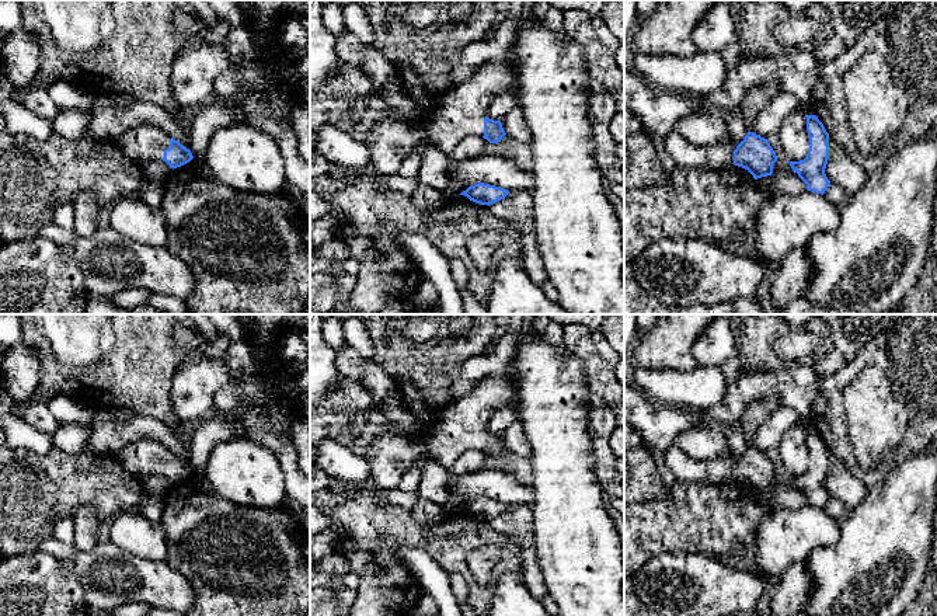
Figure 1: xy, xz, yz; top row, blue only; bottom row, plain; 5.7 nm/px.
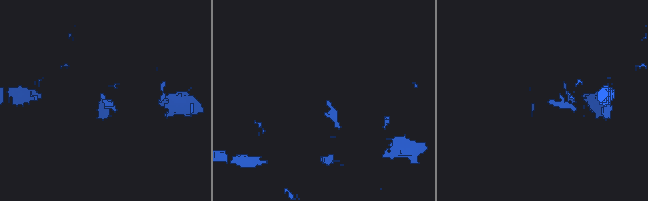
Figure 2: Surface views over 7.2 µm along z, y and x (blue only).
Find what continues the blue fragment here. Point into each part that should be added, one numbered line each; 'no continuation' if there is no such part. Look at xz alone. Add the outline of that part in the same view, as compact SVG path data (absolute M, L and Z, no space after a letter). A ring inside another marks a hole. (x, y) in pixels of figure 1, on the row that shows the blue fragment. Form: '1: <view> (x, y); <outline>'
1: xz (460, 112); M511 52L502 60L484 65L470 80L459 81L442 95L421 146L433 145L449 156L463 139L484 136L484 118L492 97L518 88Z

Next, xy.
1: xy (145, 142); M139 123L125 130L116 145L128 159L144 164L161 160L164 150L170 147L170 139L167 132L153 123Z

